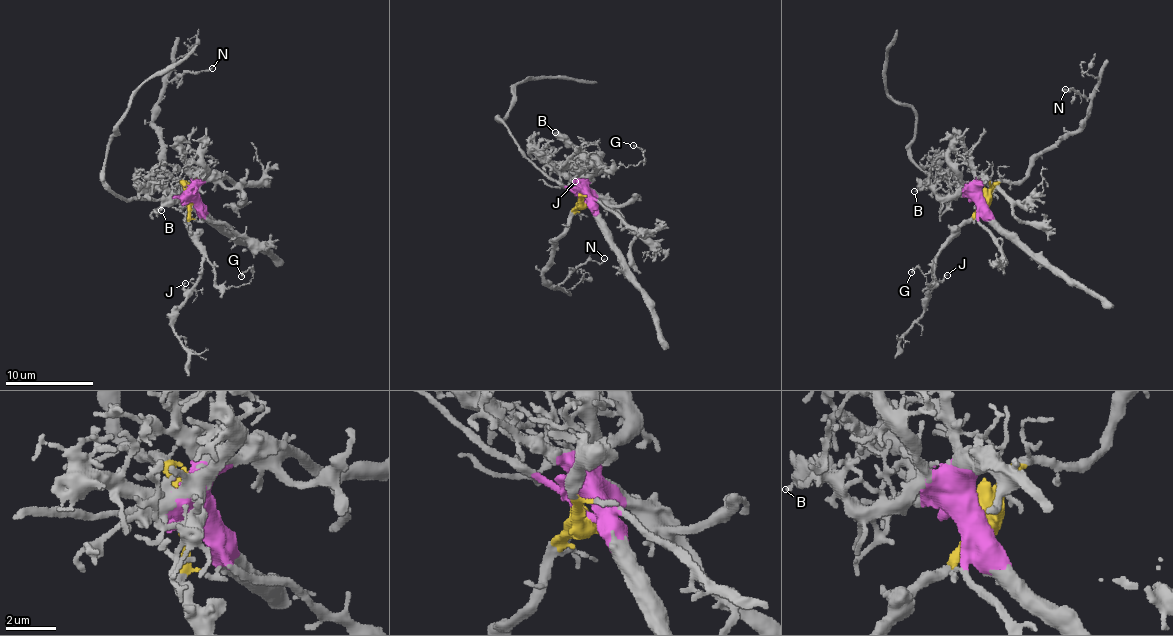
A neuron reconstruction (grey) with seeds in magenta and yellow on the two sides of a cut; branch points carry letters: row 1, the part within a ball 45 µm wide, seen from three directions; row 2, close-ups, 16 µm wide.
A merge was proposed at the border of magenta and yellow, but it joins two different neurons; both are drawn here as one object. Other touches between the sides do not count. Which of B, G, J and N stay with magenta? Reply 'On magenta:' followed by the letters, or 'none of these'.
On magenta: B

